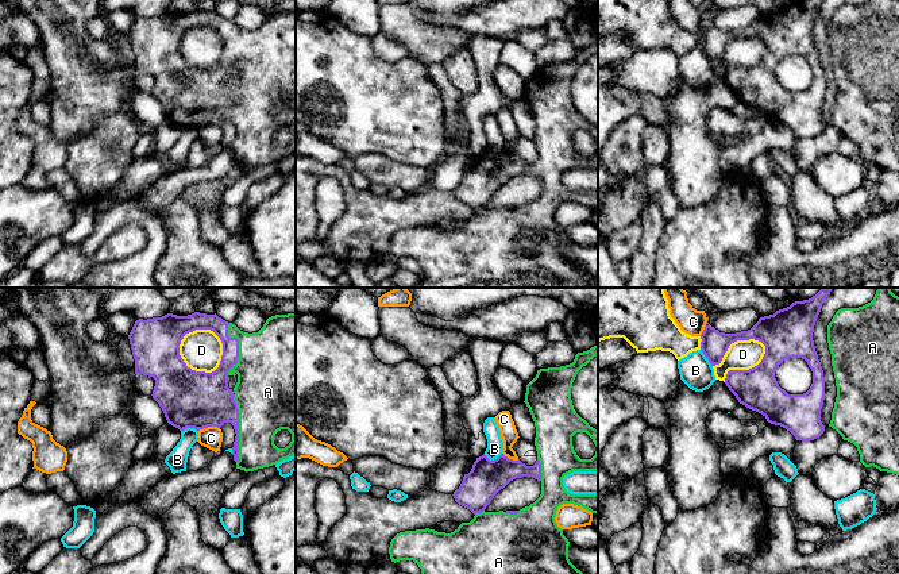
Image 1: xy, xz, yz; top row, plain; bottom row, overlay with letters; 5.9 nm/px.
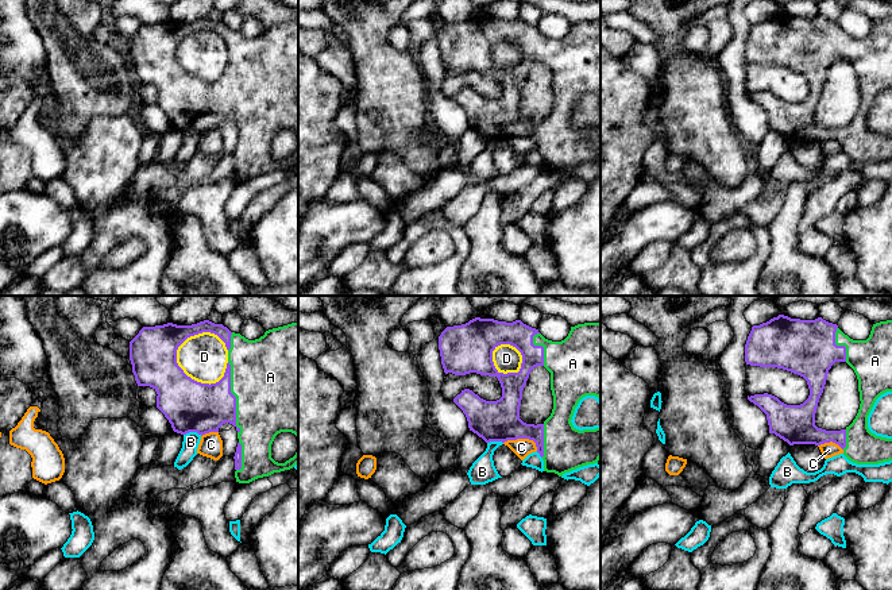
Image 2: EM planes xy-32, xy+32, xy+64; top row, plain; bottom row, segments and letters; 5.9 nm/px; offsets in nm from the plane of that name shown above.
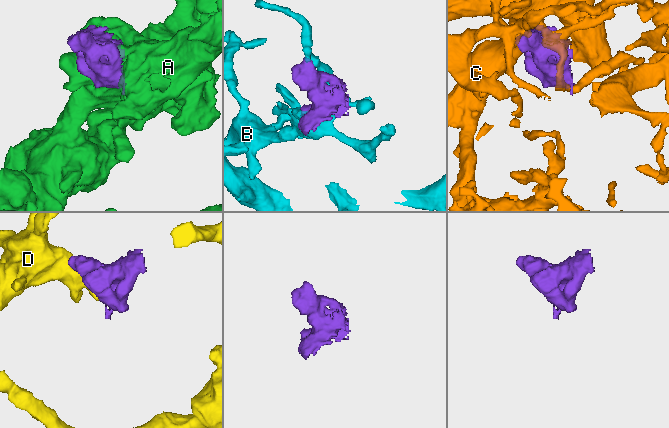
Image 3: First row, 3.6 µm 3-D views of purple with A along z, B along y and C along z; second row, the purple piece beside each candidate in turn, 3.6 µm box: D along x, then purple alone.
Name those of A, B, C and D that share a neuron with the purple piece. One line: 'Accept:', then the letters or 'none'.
Accept: A

